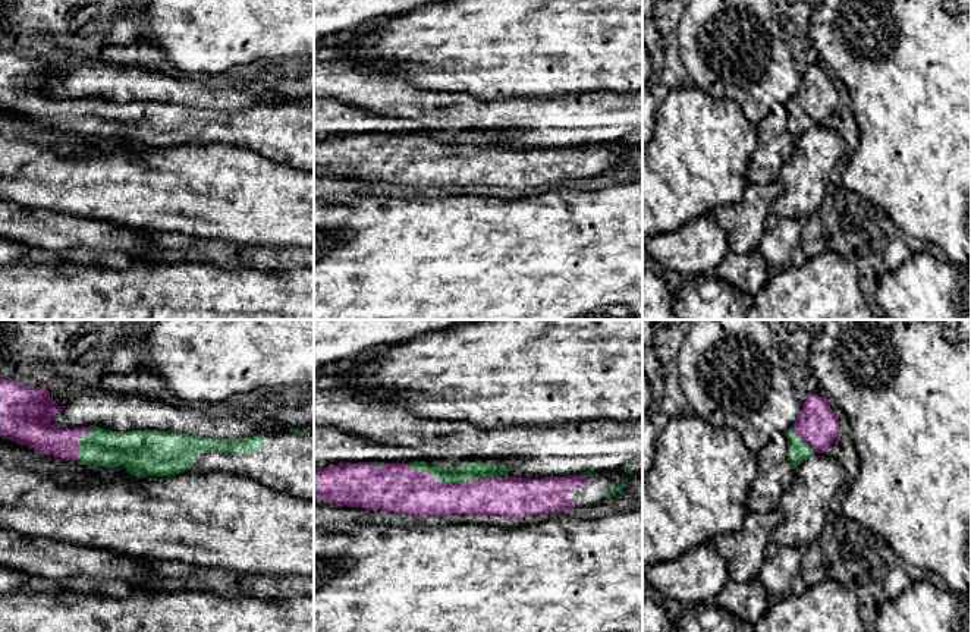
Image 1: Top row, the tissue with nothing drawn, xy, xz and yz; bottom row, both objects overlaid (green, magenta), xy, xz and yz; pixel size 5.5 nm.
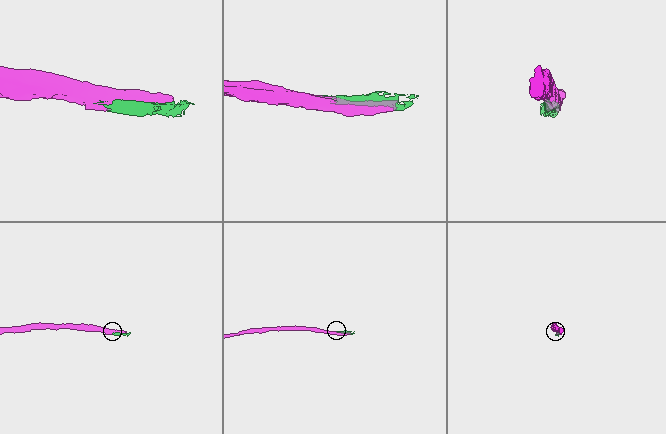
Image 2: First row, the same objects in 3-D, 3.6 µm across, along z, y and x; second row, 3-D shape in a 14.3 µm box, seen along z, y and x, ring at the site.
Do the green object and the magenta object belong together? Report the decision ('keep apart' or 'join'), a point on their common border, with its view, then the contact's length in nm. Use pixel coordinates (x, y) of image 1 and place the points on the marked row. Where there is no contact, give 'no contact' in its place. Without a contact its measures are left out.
join | xz (452, 481) | 500 nm

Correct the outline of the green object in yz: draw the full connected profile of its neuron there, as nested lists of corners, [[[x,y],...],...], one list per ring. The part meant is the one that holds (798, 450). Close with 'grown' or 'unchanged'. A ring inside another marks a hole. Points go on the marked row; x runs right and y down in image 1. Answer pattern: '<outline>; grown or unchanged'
[[[810,393],[802,403],[792,428],[783,434],[788,438],[788,459],[796,468],[814,453],[824,453],[836,440],[839,421],[827,400]]]; grown

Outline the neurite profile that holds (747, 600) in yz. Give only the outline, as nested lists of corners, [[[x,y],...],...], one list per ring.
[[[754,576],[744,582],[729,579],[713,603],[754,626],[770,607],[767,598],[767,588]]]

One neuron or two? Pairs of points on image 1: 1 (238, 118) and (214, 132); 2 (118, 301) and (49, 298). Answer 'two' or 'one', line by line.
1: one
2: one

